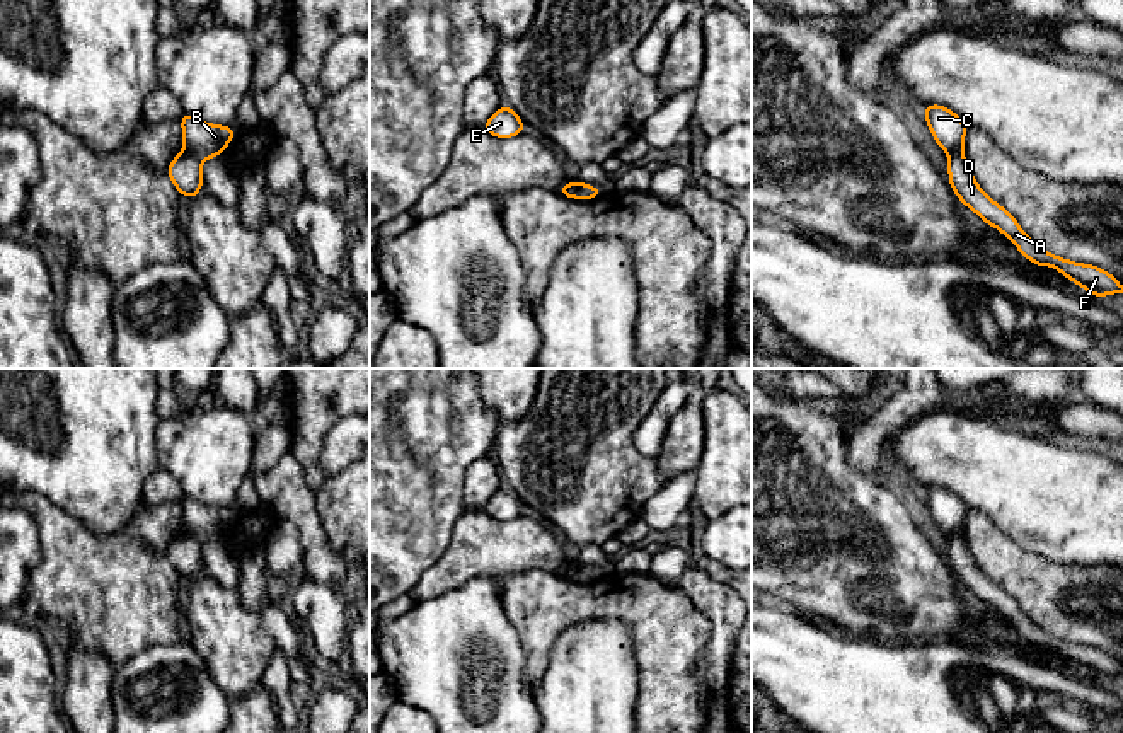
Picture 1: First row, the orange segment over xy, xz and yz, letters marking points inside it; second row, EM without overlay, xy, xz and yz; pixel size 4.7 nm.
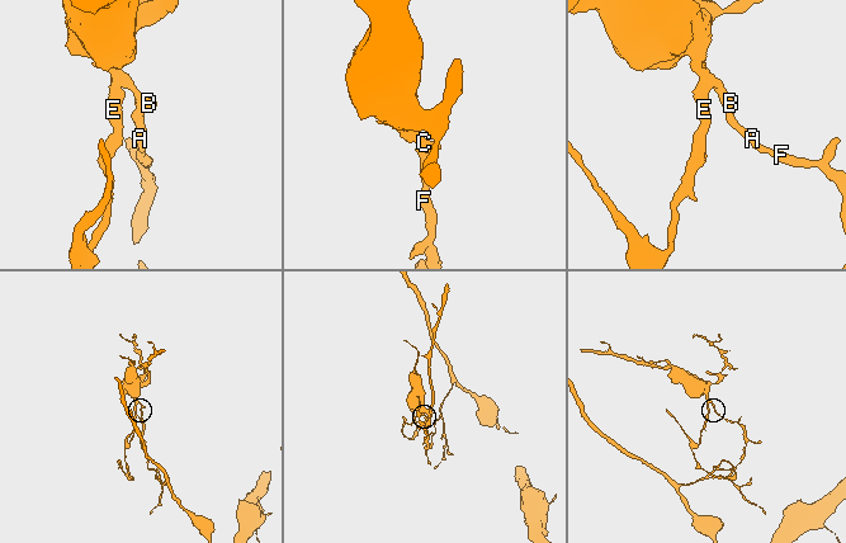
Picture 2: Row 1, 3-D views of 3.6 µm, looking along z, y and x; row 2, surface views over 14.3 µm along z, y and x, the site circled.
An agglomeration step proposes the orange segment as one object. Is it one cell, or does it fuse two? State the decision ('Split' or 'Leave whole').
Split

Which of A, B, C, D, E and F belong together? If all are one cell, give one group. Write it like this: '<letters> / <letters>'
A D F / B C E

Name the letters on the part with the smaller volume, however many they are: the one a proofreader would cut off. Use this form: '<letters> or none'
B, C, E

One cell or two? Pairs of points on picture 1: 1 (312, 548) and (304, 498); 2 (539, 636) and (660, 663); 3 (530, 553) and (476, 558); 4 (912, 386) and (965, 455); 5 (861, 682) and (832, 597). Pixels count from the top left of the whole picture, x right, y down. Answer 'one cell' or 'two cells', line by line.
1: one cell
2: one cell
3: one cell
4: two cells
5: two cells

